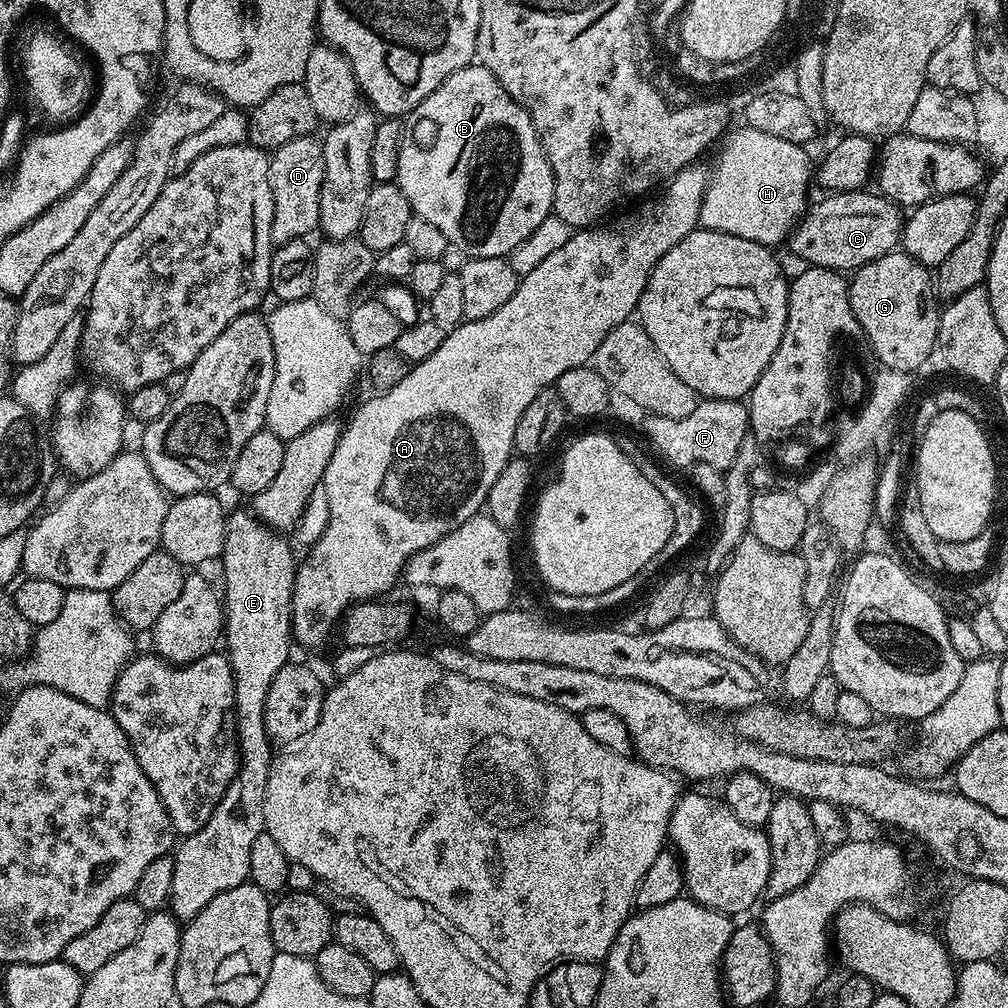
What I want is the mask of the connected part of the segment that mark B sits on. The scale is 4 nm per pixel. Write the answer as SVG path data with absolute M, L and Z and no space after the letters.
M476 62L450 74L407 117L400 137L395 183L406 194L413 213L438 226L449 245L465 252L468 258L511 257L514 249L526 242L547 216L553 215L554 174L530 114L502 90L490 70Z

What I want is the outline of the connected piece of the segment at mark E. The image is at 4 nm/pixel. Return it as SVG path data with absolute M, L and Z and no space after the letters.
M251 511L236 512L227 517L228 525L226 526L226 538L224 539L224 550L222 553L222 565L224 564L224 588L222 587L222 603L224 605L224 631L222 633L223 643L228 643L226 647L226 655L232 673L234 674L234 698L236 699L236 751L238 753L238 763L236 773L230 782L230 786L226 790L226 794L222 794L222 798L218 802L218 806L214 806L214 810L210 814L210 818L201 826L194 834L183 837L175 845L172 861L174 862L174 886L170 886L170 898L167 907L170 909L177 921L187 922L194 919L201 910L206 906L206 902L210 902L210 898L218 898L218 894L222 894L222 890L234 890L234 886L245 883L250 874L250 846L254 843L254 838L258 838L258 834L264 832L264 799L266 798L266 782L270 778L270 766L274 755L274 745L272 739L266 734L266 726L264 725L264 715L266 714L266 694L270 690L270 682L274 682L274 674L278 674L278 670L282 670L282 666L289 663L290 656L288 651L294 648L292 639L292 591L294 590L294 582L296 581L296 570L298 567L297 557L292 557L292 548L287 544L285 537L277 532L275 528L269 528L263 524L261 520L257 520Z

